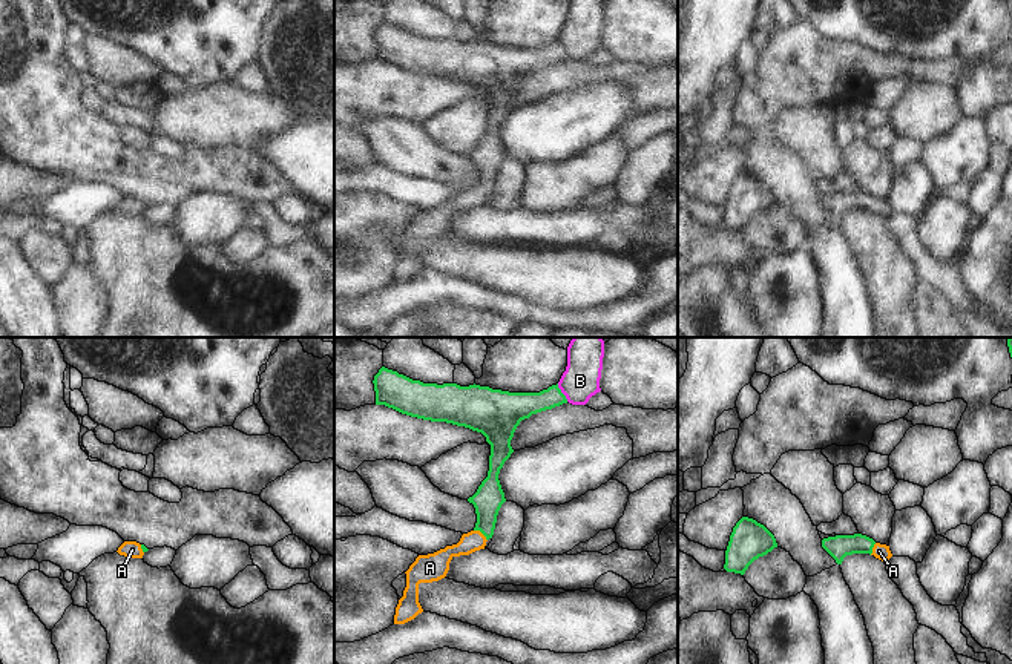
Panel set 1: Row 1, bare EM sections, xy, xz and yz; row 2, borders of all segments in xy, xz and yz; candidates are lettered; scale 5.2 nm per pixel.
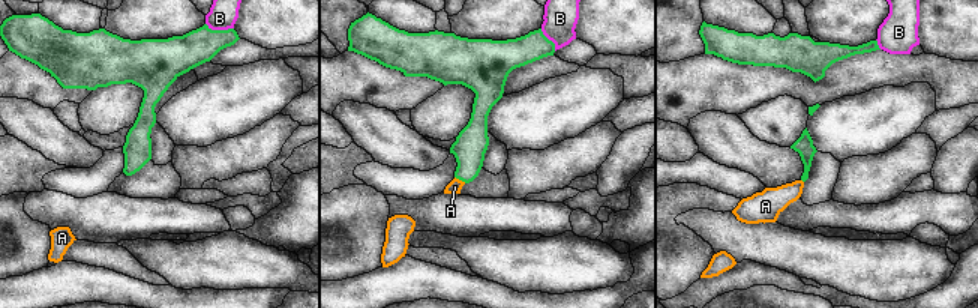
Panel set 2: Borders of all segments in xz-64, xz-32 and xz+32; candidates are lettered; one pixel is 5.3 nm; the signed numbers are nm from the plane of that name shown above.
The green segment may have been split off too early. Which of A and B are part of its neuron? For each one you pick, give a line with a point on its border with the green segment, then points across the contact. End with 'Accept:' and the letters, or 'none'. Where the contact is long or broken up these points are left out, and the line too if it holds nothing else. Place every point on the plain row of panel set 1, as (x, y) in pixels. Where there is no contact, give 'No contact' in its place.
A: Touches green at xz (482, 189). Path across: xz (489, 152), (482, 189), (474, 197)
Accept: A

